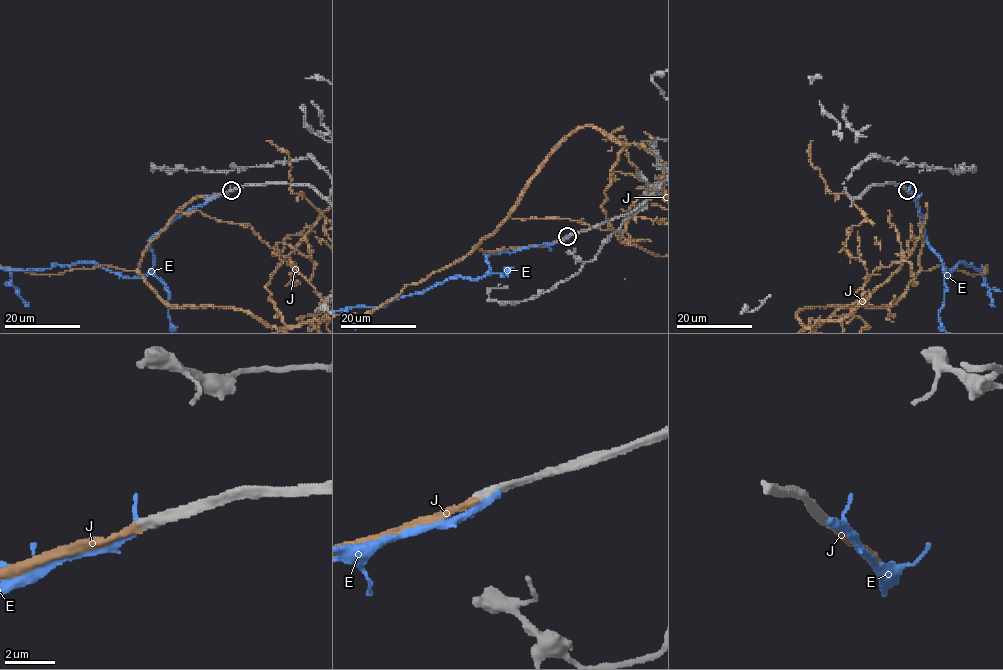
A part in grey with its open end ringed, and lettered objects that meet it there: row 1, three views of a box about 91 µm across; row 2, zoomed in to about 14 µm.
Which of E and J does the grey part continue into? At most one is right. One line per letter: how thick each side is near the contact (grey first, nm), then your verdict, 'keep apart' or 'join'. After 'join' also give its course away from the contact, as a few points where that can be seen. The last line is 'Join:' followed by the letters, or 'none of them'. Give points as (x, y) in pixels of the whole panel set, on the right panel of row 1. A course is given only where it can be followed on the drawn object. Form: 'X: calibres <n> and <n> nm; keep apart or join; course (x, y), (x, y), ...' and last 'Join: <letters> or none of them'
E: calibres 480 and 240 nm; keep apart
J: calibres 400 and 280 nm; join
Join: J

